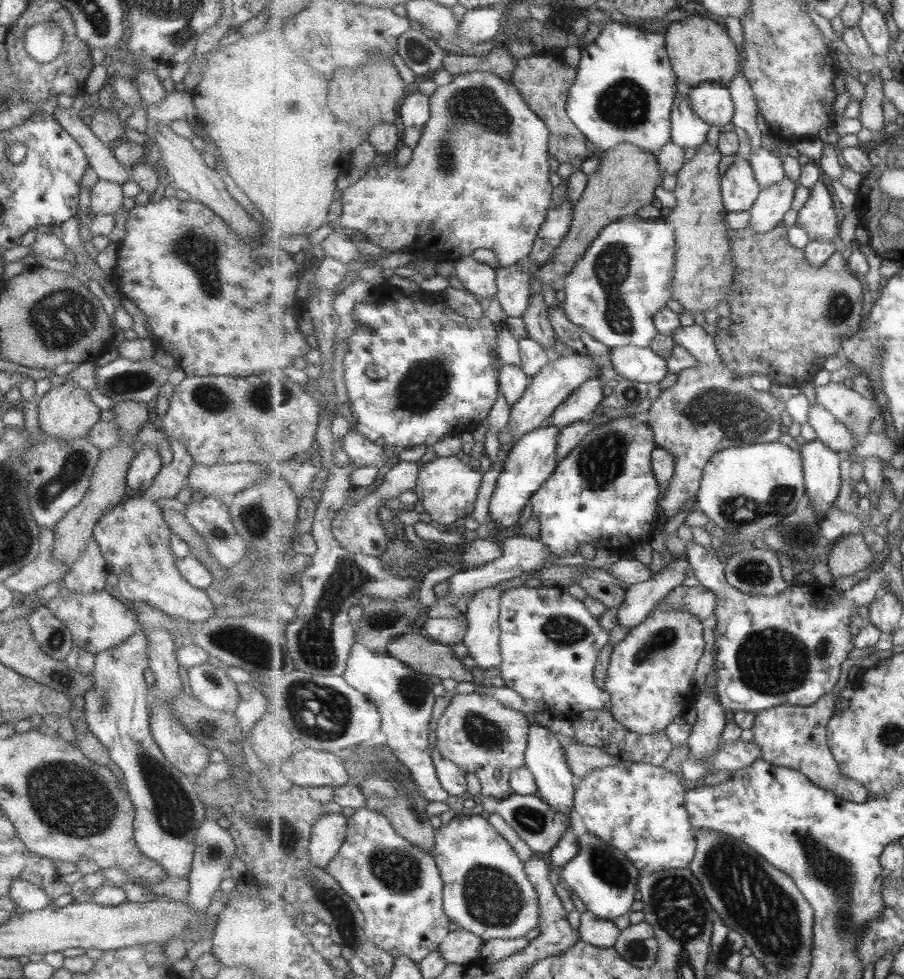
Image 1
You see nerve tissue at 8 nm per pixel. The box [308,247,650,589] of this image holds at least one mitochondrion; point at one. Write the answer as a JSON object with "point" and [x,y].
{"point":[425,384]}

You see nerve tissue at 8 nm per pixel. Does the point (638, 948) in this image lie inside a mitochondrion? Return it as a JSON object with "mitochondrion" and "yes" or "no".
{"mitochondrion":"yes"}

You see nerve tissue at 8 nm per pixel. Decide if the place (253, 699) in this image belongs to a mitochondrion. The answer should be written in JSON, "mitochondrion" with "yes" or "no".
{"mitochondrion":"no"}

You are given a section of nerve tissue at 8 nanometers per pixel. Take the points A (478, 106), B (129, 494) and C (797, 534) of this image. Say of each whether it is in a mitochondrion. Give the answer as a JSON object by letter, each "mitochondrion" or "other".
{"A":"mitochondrion","B":"other","C":"mitochondrion"}

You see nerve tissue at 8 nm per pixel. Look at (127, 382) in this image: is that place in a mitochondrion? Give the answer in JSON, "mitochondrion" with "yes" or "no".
{"mitochondrion":"yes"}

